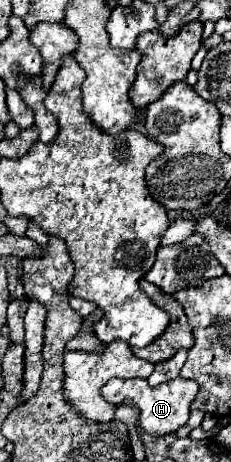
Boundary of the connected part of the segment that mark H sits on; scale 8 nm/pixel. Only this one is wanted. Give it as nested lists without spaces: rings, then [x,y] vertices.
[[[183,377],[165,381],[157,387],[149,387],[149,383],[145,379],[111,379],[103,387],[103,397],[105,397],[105,401],[109,401],[113,405],[121,405],[125,399],[131,399],[141,411],[141,431],[165,435],[165,433],[177,433],[177,429],[187,423],[189,407],[193,403],[197,391],[199,391],[197,383],[183,379]]]

